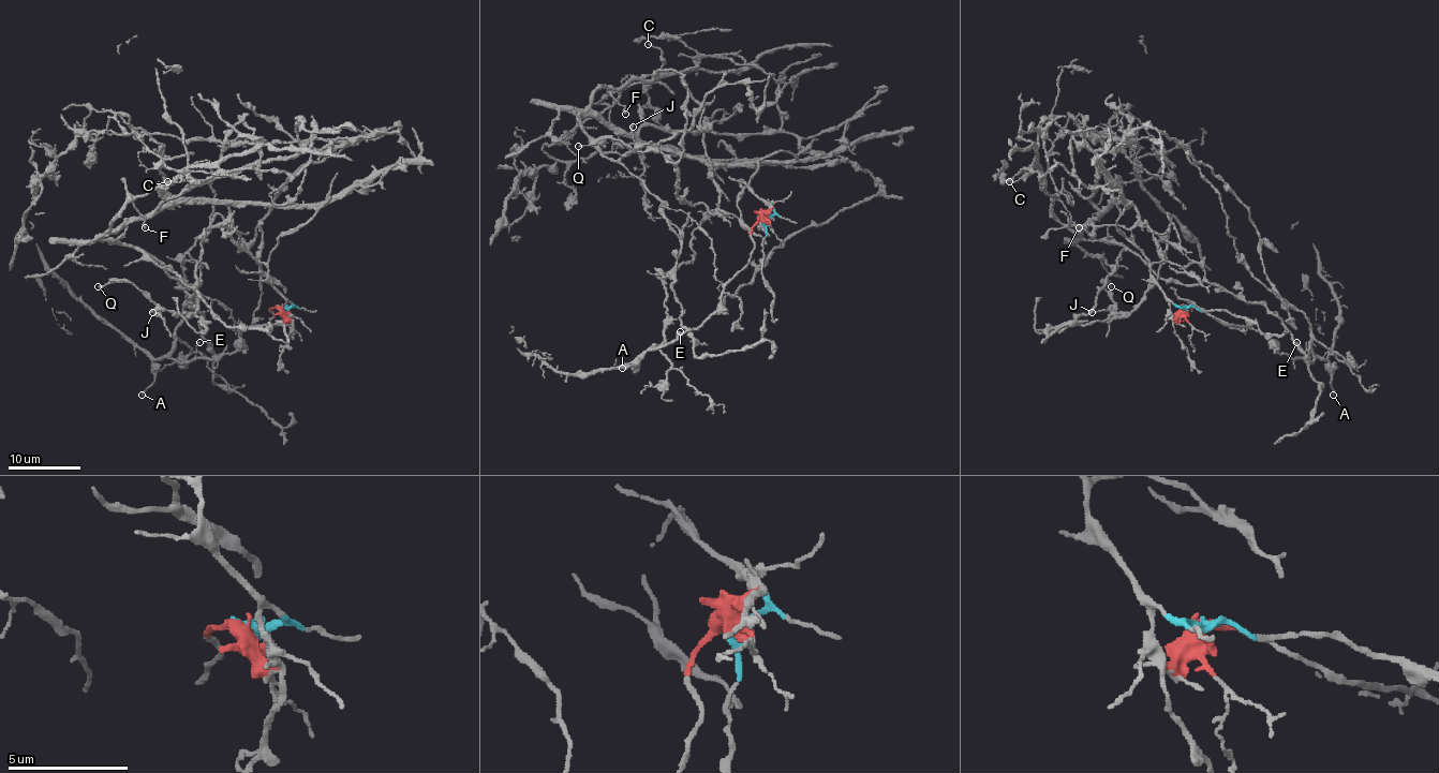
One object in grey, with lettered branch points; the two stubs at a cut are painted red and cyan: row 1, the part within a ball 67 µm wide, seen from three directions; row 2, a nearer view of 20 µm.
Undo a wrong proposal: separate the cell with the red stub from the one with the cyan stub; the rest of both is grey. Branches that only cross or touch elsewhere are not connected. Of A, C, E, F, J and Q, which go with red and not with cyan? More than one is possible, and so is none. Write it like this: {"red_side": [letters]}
{"red_side": ["A", "E"]}

